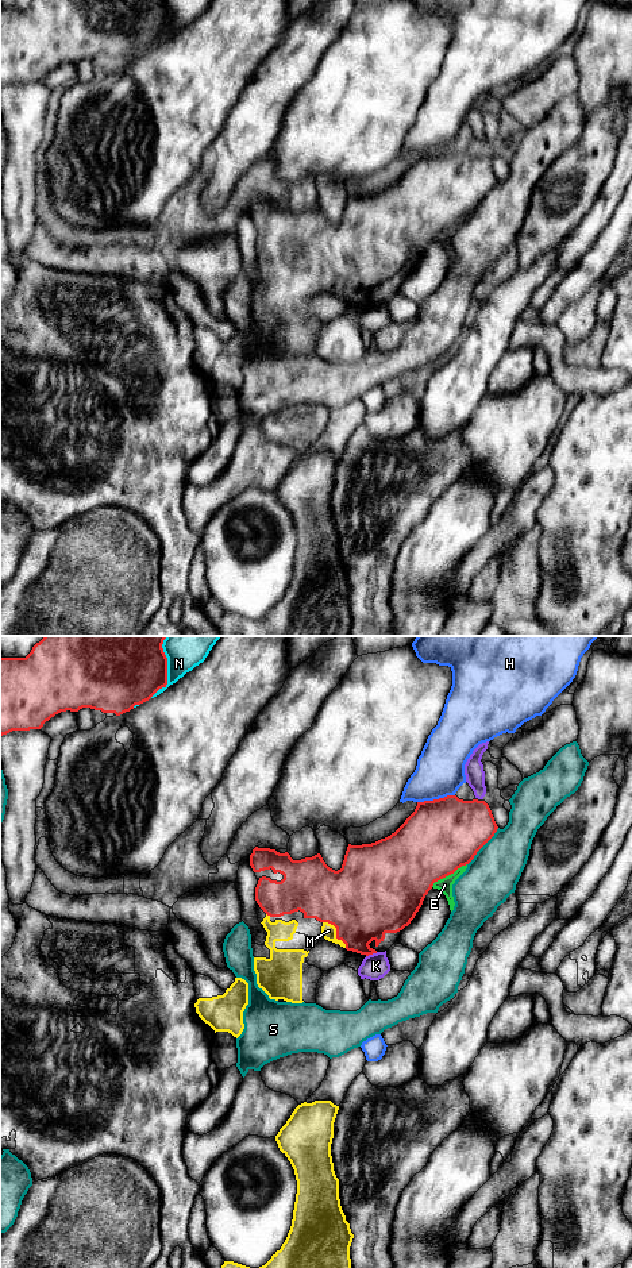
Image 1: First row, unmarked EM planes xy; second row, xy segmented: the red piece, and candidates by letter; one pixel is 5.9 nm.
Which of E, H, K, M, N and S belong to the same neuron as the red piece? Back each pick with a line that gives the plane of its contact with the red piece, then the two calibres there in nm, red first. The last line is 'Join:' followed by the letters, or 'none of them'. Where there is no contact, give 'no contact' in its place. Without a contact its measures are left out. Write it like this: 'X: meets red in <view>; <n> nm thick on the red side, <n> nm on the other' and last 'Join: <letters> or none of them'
M: meets red in xy; 460 nm thick on the red side, 90 nm on the other
Join: M

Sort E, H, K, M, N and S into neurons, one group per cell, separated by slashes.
E / H / K / M / N / S

